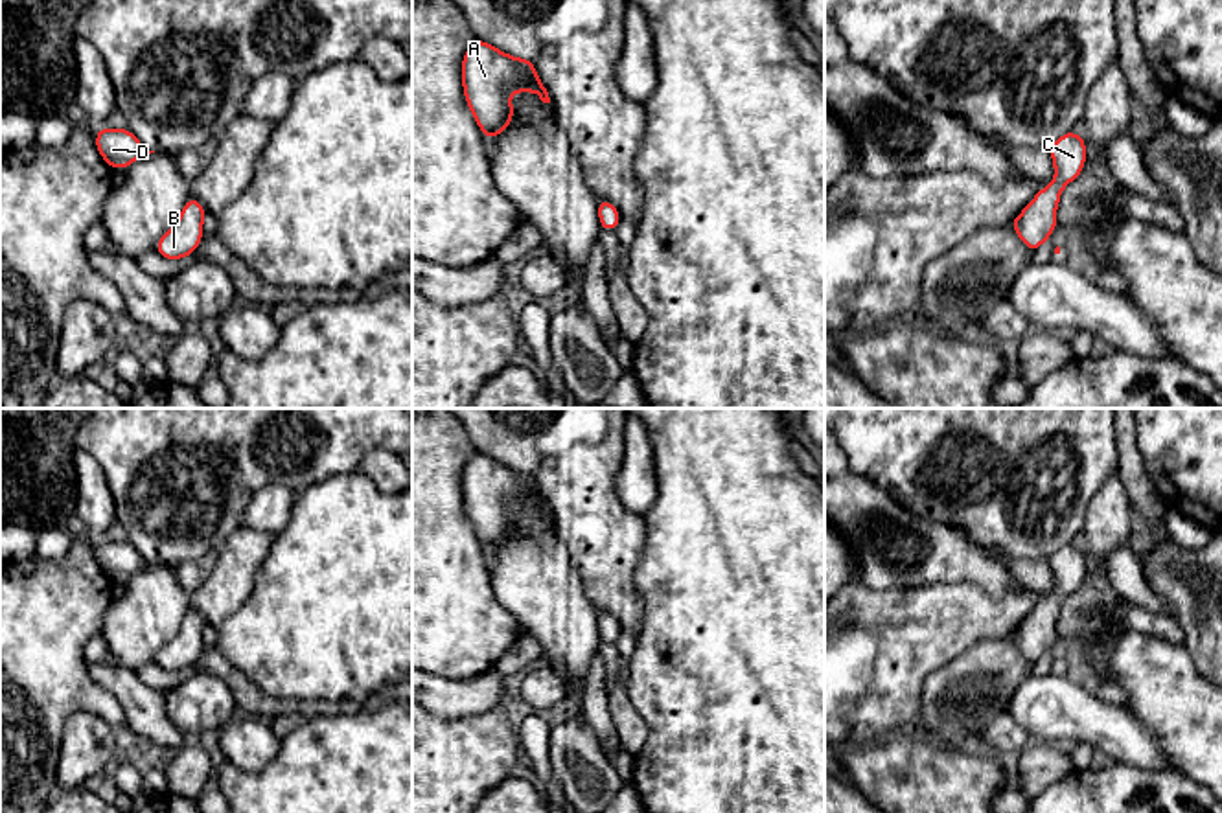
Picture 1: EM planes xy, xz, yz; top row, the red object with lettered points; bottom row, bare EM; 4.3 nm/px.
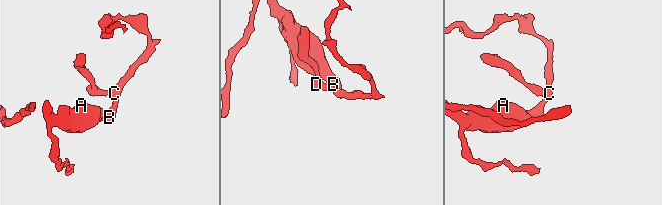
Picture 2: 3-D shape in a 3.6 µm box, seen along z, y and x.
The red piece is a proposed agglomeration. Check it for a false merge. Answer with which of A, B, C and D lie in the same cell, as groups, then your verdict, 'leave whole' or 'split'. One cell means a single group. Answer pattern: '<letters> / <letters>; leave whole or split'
A B C D; leave whole

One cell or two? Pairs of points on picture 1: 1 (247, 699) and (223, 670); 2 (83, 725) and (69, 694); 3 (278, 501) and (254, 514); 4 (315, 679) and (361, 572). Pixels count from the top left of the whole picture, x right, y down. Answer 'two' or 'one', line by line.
1: one
2: two
3: one
4: one

